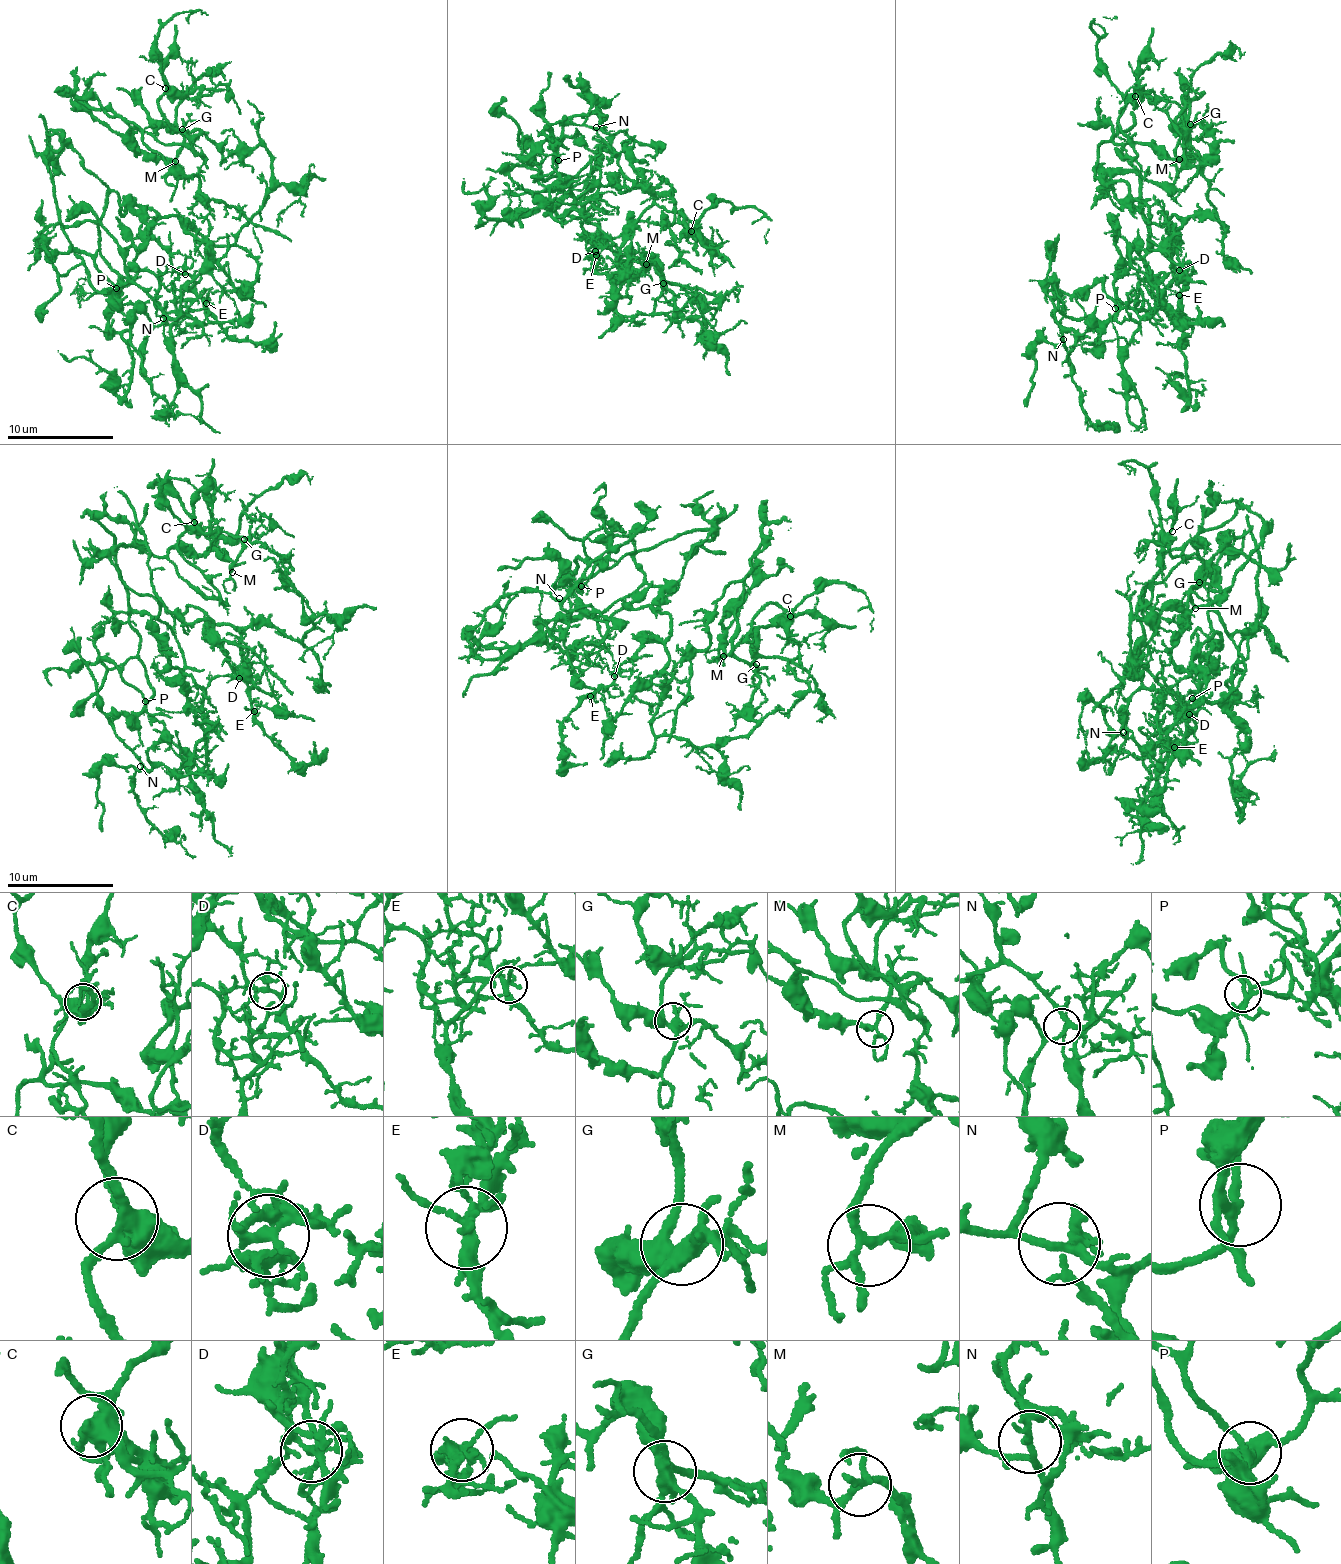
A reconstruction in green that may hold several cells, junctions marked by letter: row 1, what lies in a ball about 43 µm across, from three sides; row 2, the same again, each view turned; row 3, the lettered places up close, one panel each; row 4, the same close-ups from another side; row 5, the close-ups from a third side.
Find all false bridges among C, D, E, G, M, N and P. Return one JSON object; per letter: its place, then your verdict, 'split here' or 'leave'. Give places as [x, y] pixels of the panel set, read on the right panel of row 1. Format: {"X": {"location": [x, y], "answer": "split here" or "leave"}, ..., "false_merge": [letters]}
{"C": {"location": [1135, 96], "answer": "leave"}, "D": {"location": [1179, 270], "answer": "leave"}, "E": {"location": [1179, 295], "answer": "leave"}, "G": {"location": [1190, 124], "answer": "leave"}, "M": {"location": [1179, 159], "answer": "leave"}, "N": {"location": [1063, 339], "answer": "leave"}, "P": {"location": [1115, 308], "answer": "leave"}, "false_merge": []}

